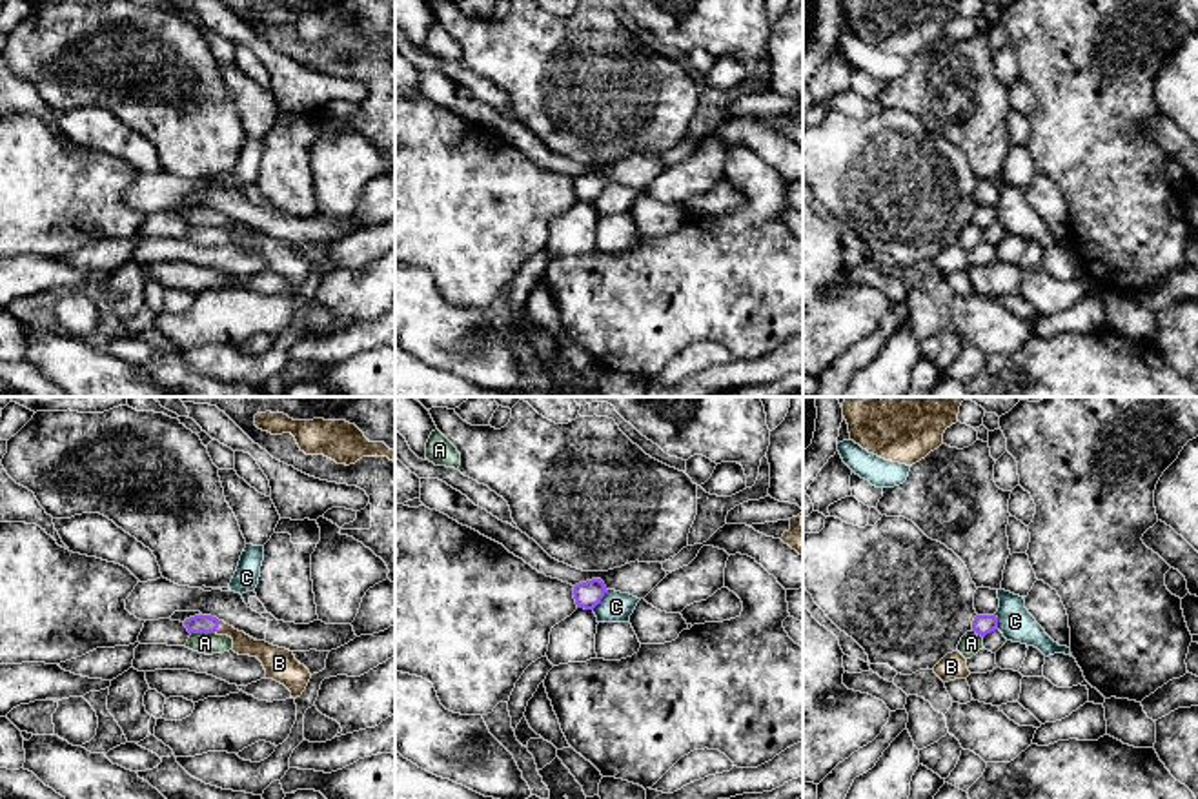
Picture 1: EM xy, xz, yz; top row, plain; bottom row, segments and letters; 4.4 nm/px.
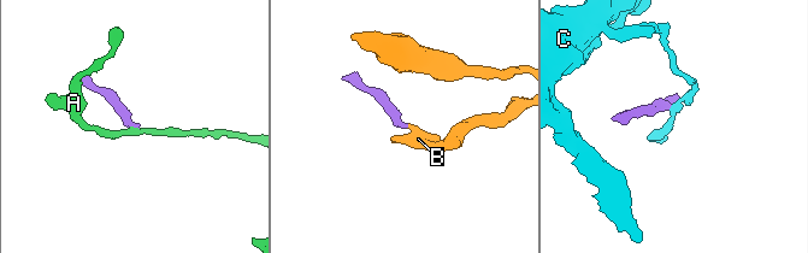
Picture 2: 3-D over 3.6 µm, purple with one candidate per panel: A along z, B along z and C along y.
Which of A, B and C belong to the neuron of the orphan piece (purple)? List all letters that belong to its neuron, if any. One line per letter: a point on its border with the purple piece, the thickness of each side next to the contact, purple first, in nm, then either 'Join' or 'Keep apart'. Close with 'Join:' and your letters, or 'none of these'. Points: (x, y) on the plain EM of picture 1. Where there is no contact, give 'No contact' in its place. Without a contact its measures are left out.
A: Touches purple at xy (203, 224). Thickness 80 nm (purple) against 100 nm. Keep apart
B: Touches purple at xy (217, 219). Thickness 80 nm (purple) against 90 nm. Join
C: Touches purple at xz (601, 190). Thickness 120 nm (purple) against 140 nm. Keep apart
Join: B

